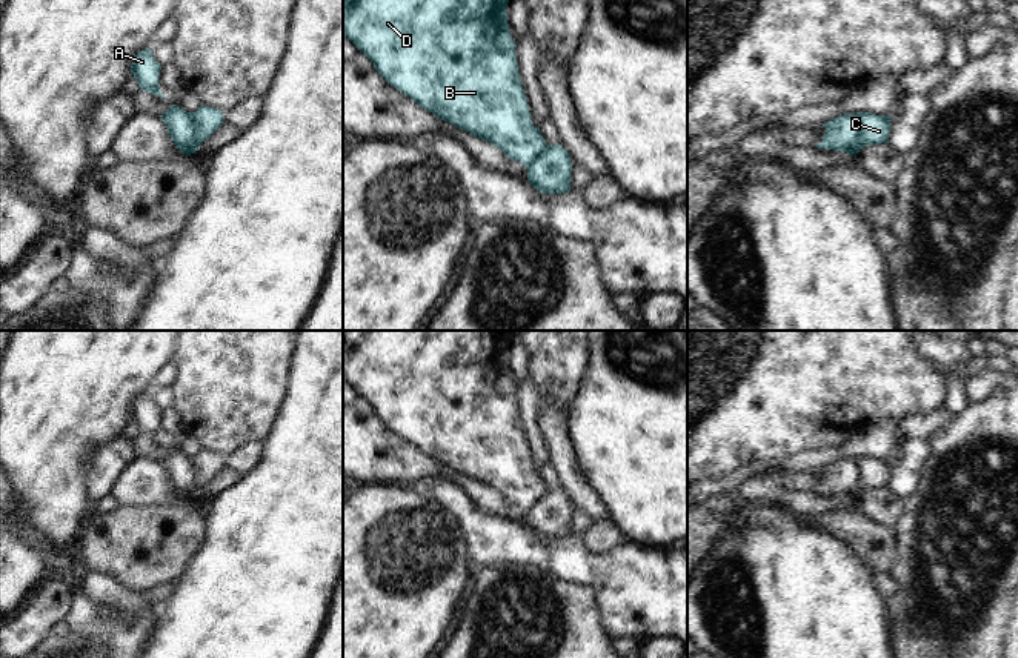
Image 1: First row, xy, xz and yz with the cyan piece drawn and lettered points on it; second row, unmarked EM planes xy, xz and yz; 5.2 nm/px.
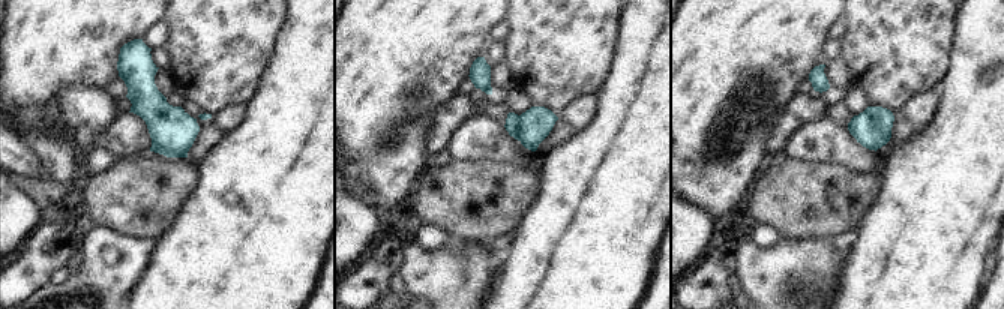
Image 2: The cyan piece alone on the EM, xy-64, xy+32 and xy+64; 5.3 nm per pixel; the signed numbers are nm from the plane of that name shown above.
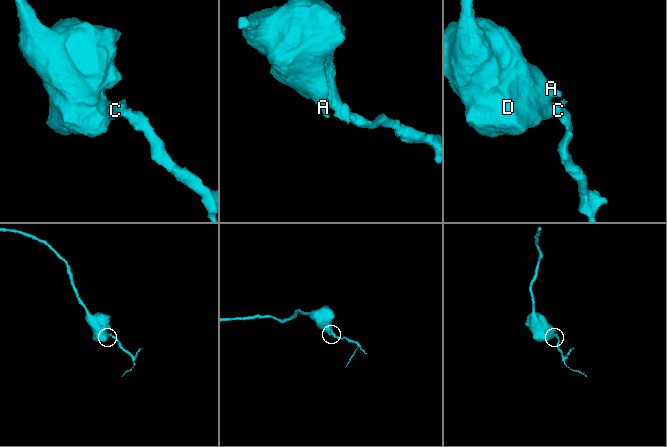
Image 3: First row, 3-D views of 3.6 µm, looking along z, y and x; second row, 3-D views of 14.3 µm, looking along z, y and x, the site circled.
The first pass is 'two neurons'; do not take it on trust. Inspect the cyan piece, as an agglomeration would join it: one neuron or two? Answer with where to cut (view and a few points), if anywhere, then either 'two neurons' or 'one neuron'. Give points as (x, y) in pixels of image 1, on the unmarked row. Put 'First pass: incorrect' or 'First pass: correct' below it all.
cut yz (854, 458), (858, 468), (860, 492); two neurons
First pass: correct

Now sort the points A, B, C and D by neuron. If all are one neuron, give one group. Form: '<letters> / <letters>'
A B D / C

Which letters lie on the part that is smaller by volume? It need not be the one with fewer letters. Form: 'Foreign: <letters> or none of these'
Foreign: C

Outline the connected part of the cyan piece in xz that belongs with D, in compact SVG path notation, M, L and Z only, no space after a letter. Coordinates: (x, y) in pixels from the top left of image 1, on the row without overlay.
M343 331L343 380L351 384L375 410L377 417L395 434L438 463L492 487L511 504L529 510L546 494L546 484L531 464L531 457L515 404L515 386L509 377L506 351L512 337L507 331Z

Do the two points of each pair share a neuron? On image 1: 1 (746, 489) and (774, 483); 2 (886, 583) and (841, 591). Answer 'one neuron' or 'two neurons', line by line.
1: one neuron
2: two neurons

